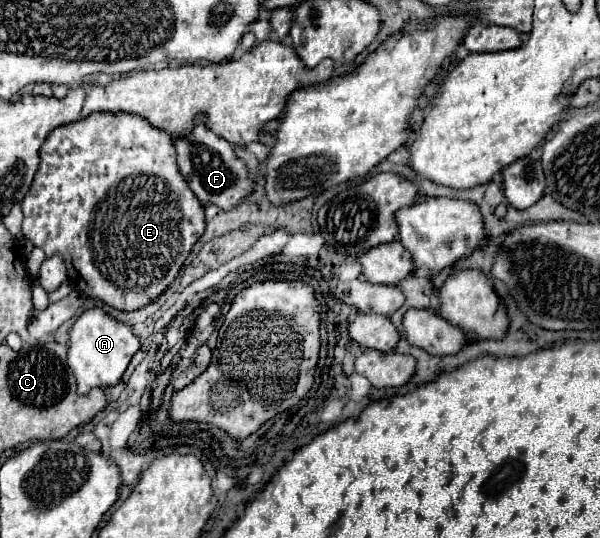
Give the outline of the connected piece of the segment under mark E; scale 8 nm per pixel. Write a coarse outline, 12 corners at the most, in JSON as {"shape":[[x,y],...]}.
{"shape":[[50,131],[22,233],[134,311],[204,233],[172,137]]}

